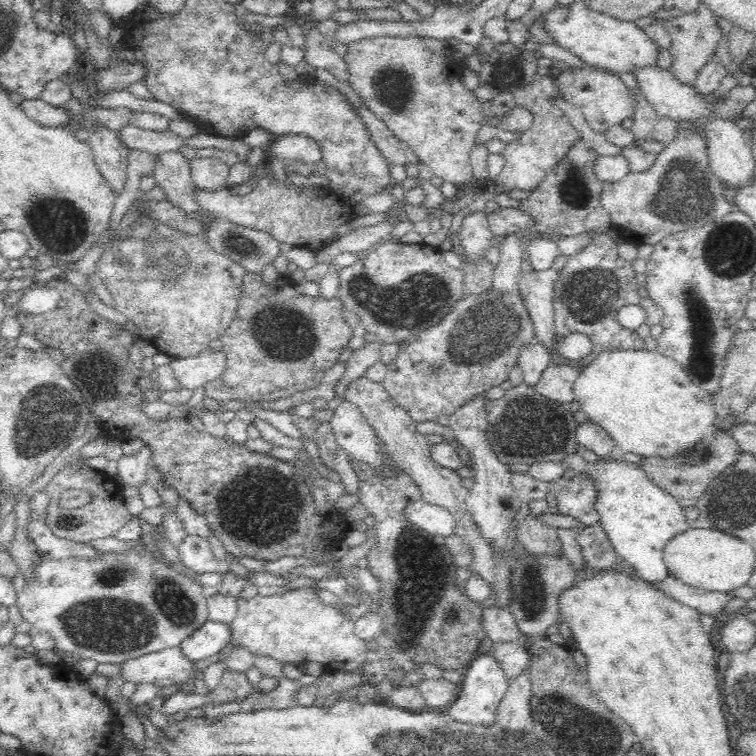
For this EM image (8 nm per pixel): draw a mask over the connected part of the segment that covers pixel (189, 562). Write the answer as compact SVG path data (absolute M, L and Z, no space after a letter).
M186 536L176 546L180 553L180 559L189 573L188 576L196 576L206 572L219 572L224 576L230 571L228 564L224 561L217 562L211 552L207 540L198 536Z

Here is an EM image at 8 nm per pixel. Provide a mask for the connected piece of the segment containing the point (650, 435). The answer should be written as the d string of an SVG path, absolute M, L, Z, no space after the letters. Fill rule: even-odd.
M617 345L616 348L606 348L606 350L600 350L596 352L594 356L587 357L586 360L578 365L578 376L572 380L572 386L570 390L574 395L574 400L580 403L581 410L584 411L584 414L588 416L588 420L596 422L602 426L602 428L612 437L616 449L620 452L633 452L634 454L643 454L644 456L670 456L670 454L676 454L676 452L684 452L686 448L690 448L692 444L695 444L700 440L700 436L714 432L717 430L712 422L714 422L714 409L710 404L710 395L708 391L705 391L704 388L698 386L691 382L690 377L686 370L684 370L672 357L664 356L664 353L658 350L642 348L624 348L623 346Z

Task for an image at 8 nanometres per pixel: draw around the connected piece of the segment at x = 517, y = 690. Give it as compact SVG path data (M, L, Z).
M529 671L523 672L518 678L509 681L509 685L496 708L495 723L502 728L516 732L530 732L533 720L529 700L531 682Z

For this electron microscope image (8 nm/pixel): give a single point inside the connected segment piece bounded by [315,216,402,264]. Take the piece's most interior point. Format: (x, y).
(360, 239)

